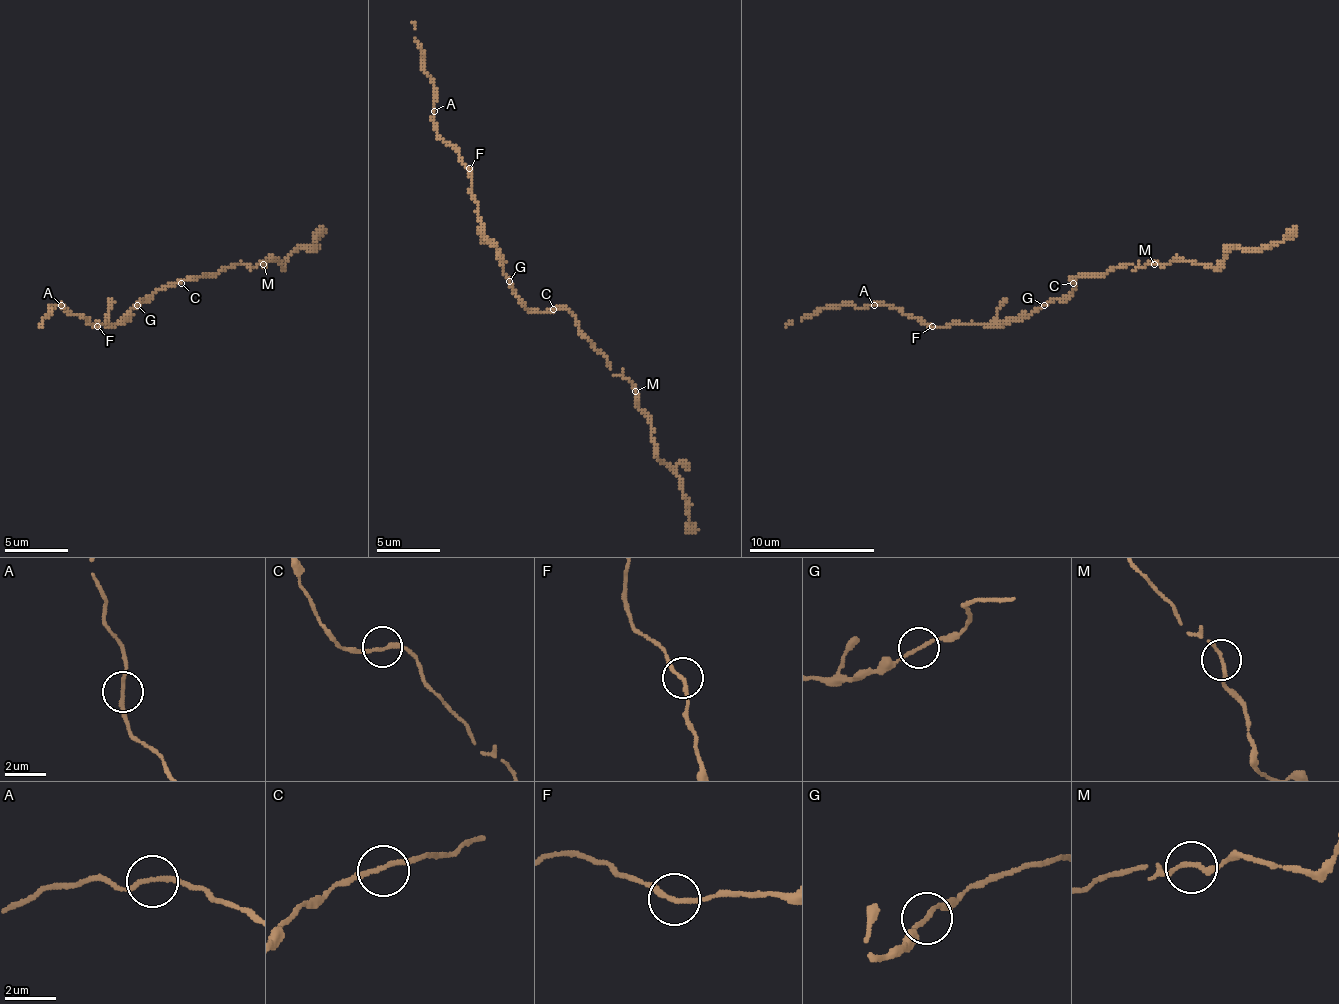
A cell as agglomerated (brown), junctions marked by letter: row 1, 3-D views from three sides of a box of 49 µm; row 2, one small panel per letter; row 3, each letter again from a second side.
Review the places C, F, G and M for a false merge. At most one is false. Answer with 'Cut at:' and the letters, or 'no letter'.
Cut at: no letter

